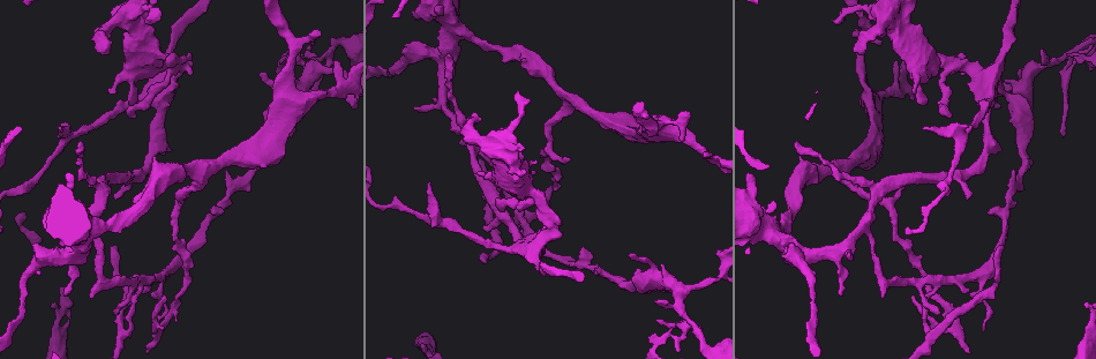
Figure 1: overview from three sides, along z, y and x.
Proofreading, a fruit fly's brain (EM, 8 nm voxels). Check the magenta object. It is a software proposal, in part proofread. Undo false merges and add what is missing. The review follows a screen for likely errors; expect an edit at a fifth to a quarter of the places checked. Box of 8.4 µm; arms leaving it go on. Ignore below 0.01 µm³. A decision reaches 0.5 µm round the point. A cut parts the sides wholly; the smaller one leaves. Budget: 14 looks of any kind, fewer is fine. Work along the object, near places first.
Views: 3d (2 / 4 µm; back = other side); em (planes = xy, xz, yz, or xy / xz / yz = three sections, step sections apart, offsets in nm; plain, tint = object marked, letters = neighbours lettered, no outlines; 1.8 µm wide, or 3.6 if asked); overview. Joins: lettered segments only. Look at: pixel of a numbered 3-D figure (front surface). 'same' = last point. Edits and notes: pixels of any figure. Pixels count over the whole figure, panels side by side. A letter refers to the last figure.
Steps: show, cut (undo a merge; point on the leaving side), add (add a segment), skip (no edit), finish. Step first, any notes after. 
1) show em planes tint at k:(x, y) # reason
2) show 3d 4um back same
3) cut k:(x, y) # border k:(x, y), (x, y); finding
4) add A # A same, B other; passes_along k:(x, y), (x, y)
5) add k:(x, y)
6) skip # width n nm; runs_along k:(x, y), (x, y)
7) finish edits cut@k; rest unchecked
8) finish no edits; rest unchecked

show 3d 4um at 1:(946, 116)

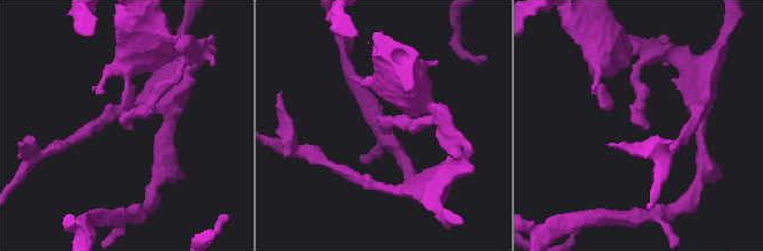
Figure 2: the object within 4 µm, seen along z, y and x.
show em xy step 4 tint at 2:(386, 129)

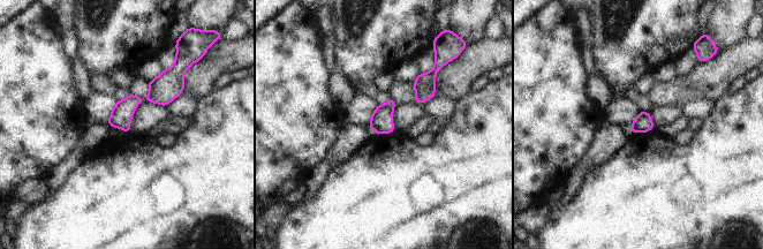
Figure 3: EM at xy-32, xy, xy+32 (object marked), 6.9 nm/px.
show em planes letters same

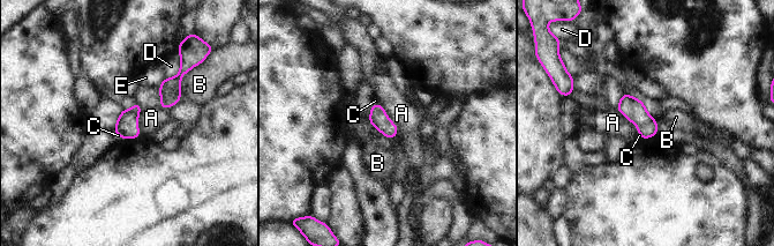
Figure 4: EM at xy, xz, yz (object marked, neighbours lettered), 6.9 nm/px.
skip # A other, B other, C other, D other, E other; border 4:(380, 103), (397, 128), (396, 136); none of them fits

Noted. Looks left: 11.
show 3d 4um at 1:(449, 56)

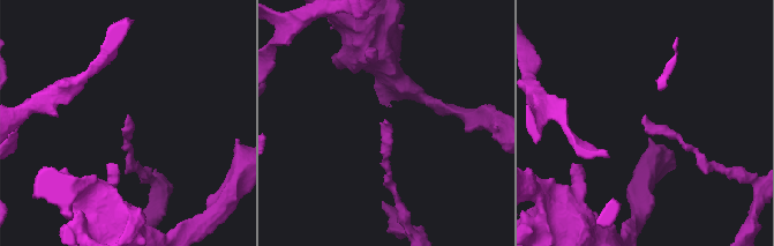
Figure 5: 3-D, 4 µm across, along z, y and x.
show em xz step 16 tint at 5:(386, 121) # now the EM

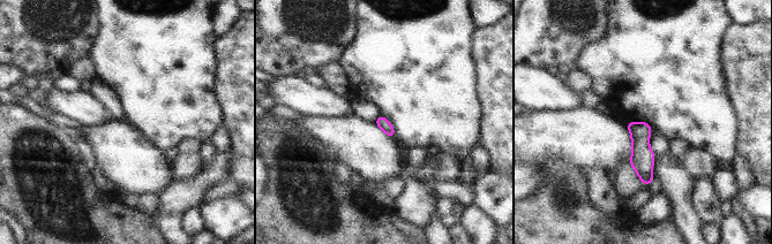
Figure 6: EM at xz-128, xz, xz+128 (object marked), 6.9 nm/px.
show em planes letters same

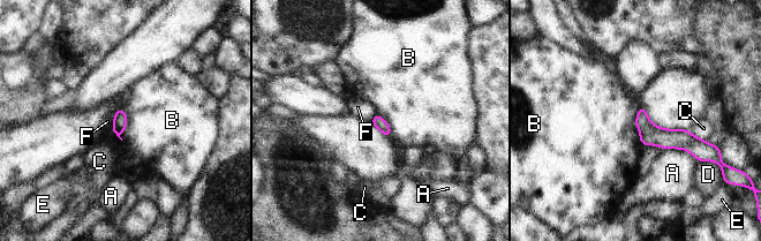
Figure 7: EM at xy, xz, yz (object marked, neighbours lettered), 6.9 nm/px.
skip # width 80 nm; A other, B other, C other, D other, E other, F other; runs_along 7:(640, 114), (661, 137), (703, 144); no lettered segment goes on from it

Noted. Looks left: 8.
show 3d 2um at 1:(60, 129) # an open end

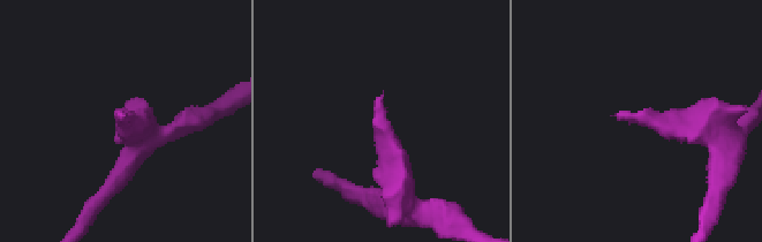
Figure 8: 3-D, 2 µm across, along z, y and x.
show em planes letters at 8:(122, 110) # shape alone is not enough

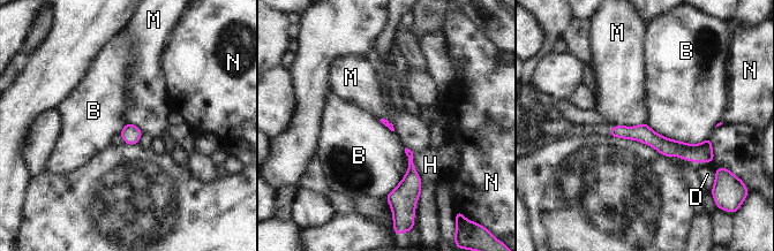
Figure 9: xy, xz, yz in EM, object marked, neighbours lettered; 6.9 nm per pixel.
skip # B other, D other, H other, M other, N other; runs_along 9:(613, 131), (708, 151); none of them fits

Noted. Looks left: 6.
show em planes letters at 1:(886, 17) # abrupt turn

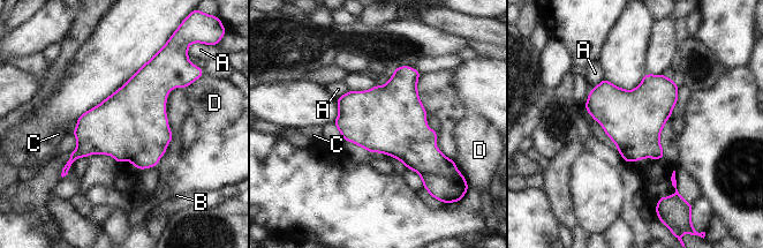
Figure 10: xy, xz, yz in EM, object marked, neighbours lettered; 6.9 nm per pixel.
skip # longest_contact A 130 nm; A other, B other, C other, D other; continuous, no second cell

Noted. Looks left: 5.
show 3d 2um at 1:(633, 254) # tapers out

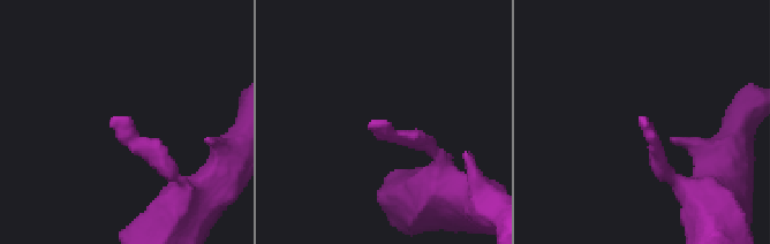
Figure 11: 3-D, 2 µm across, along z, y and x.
show em 3.6um yz step 16 tint at 11:(374, 122) # now the EM

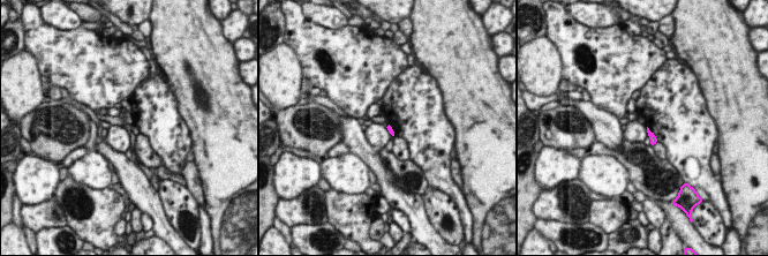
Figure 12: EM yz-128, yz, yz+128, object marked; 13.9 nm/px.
show em 3.6um planes letters same

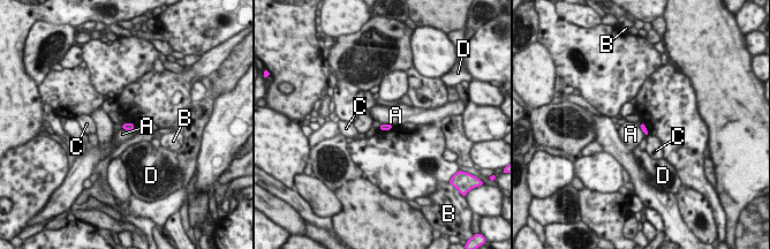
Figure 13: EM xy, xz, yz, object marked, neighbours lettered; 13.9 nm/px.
skip # longest_contact A 190 nm; A other, B other, C other, D other; none of them fits

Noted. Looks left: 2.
show 3d 2um at 1:(691, 325) # four or more arms meet

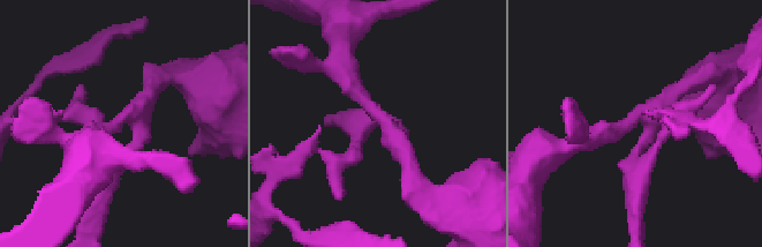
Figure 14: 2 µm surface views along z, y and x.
show em yz step 8 letters at 14:(631, 120)

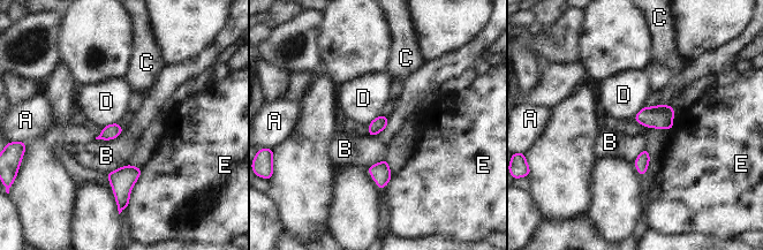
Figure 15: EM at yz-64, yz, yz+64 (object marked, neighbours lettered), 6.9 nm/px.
skip # A other, B other, C other, D other, E other; border 15:(116, 122), (104, 127); all the same cell

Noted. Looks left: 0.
finish no edits; rest unchecked

